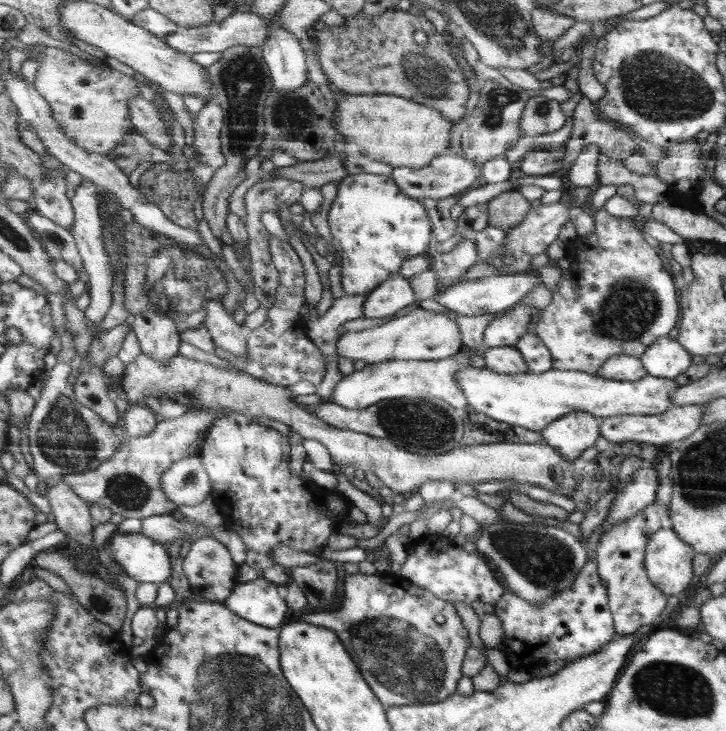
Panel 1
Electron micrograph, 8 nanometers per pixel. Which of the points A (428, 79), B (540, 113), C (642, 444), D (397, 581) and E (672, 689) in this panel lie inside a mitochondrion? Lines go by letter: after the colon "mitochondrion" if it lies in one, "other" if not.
A: mitochondrion
B: mitochondrion
C: other
D: other
E: mitochondrion

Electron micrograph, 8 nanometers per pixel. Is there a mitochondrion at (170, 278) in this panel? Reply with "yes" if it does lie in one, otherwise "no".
yes

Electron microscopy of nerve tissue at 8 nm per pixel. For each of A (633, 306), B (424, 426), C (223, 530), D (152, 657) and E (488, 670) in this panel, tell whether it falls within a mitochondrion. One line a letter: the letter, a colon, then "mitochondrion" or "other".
A: mitochondrion
B: mitochondrion
C: other
D: other
E: other

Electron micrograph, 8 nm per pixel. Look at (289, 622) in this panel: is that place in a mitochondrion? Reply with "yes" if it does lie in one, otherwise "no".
no

